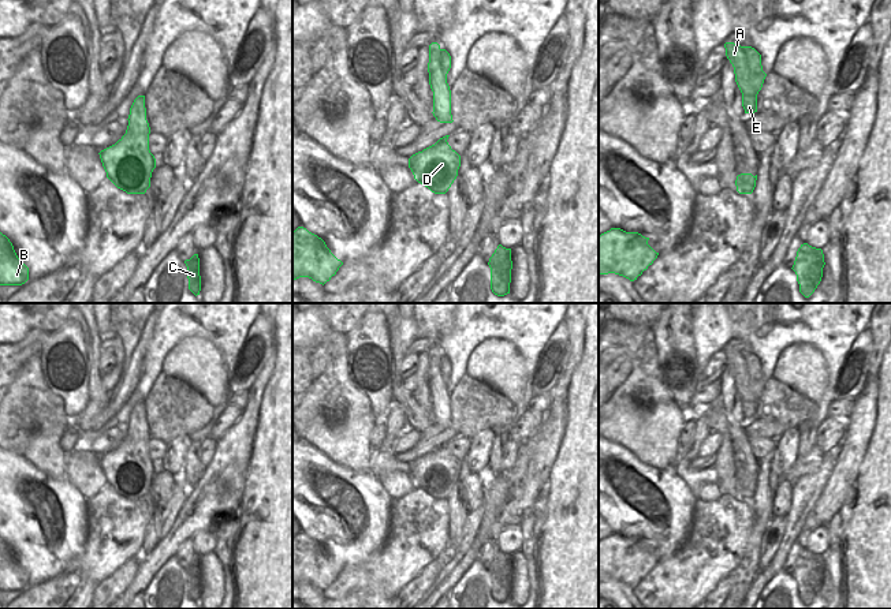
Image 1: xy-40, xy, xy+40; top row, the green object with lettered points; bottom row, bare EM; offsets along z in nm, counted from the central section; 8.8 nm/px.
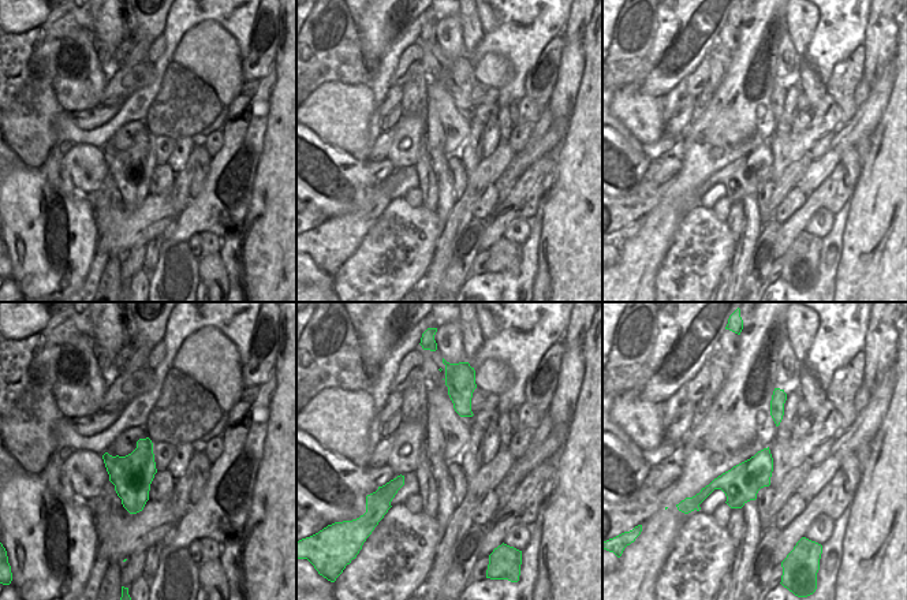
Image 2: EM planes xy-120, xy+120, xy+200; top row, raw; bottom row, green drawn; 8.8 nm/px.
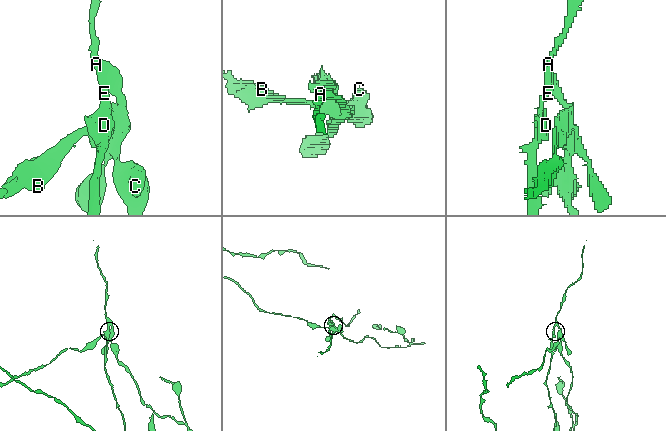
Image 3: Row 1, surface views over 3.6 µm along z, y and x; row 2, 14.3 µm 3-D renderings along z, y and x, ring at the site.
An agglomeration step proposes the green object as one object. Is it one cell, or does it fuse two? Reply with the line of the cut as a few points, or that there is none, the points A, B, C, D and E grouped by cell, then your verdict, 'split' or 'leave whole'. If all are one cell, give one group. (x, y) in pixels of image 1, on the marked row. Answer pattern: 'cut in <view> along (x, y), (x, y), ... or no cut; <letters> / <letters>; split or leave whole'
cut in xy+40 along (741, 47), (746, 59), (749, 81), (756, 94); A D E / B C; split

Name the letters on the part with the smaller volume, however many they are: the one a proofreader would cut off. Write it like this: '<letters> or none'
A, D, E

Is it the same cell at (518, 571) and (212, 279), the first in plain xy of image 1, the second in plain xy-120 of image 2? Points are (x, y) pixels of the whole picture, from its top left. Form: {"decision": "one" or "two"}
{"decision": "one"}

